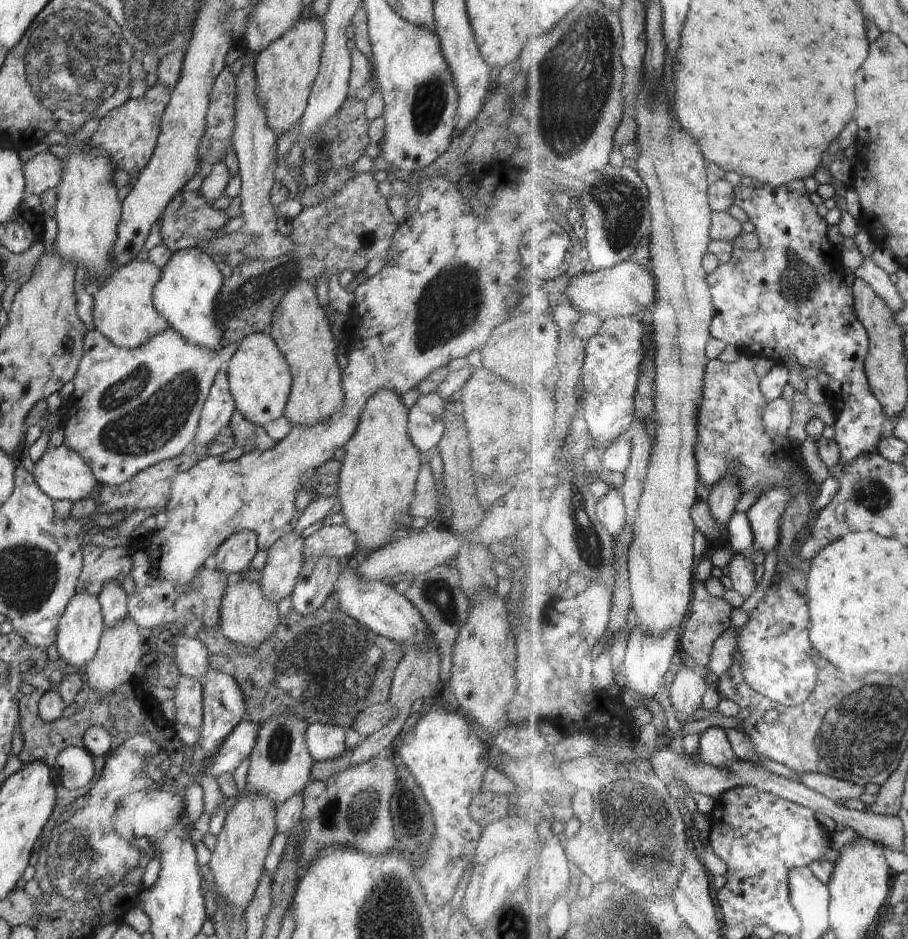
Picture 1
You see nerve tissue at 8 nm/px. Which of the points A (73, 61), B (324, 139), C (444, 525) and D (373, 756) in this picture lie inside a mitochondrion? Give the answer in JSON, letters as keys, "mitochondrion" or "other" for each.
{"A":"mitochondrion","B":"mitochondrion","C":"other","D":"other"}

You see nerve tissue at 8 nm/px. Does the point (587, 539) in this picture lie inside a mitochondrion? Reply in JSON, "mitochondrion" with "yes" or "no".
{"mitochondrion":"yes"}

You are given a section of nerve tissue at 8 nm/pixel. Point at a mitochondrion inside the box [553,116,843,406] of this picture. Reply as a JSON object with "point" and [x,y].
{"point":[620,203]}

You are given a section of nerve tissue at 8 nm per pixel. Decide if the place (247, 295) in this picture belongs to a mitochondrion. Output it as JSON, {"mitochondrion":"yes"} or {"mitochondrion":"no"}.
{"mitochondrion":"yes"}

